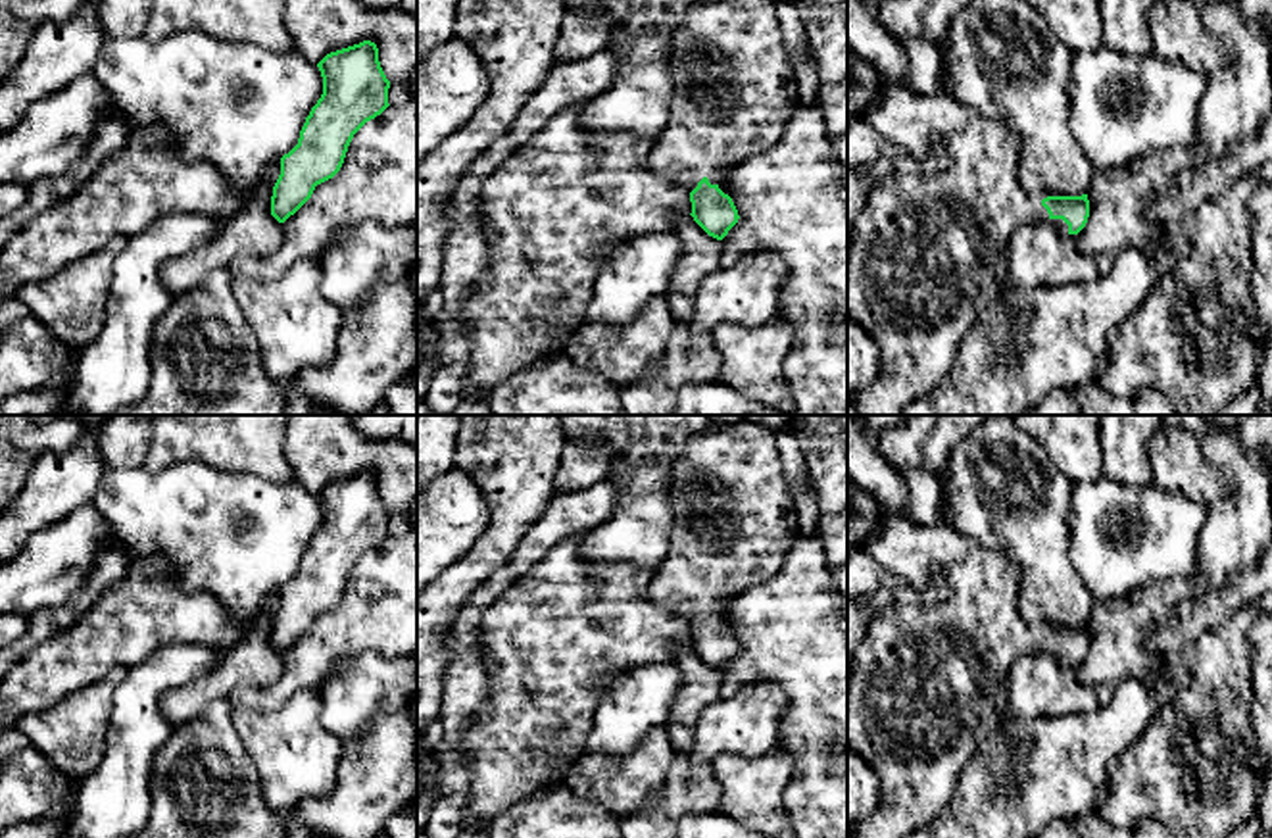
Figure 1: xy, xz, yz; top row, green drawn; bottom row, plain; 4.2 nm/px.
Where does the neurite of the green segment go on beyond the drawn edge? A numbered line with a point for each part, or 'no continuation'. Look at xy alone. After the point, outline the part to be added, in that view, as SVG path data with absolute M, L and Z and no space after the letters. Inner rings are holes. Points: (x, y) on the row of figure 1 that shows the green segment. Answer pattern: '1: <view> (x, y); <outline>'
no continuation

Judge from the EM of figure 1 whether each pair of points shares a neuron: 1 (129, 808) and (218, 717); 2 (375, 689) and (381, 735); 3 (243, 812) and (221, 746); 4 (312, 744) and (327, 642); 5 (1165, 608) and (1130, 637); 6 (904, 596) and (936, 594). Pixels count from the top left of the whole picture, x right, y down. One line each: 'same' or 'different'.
1: different
2: different
3: same
4: different
5: same
6: same

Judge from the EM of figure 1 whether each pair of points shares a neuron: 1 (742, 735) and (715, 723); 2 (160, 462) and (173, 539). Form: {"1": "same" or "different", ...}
{"1": "same", "2": "different"}

